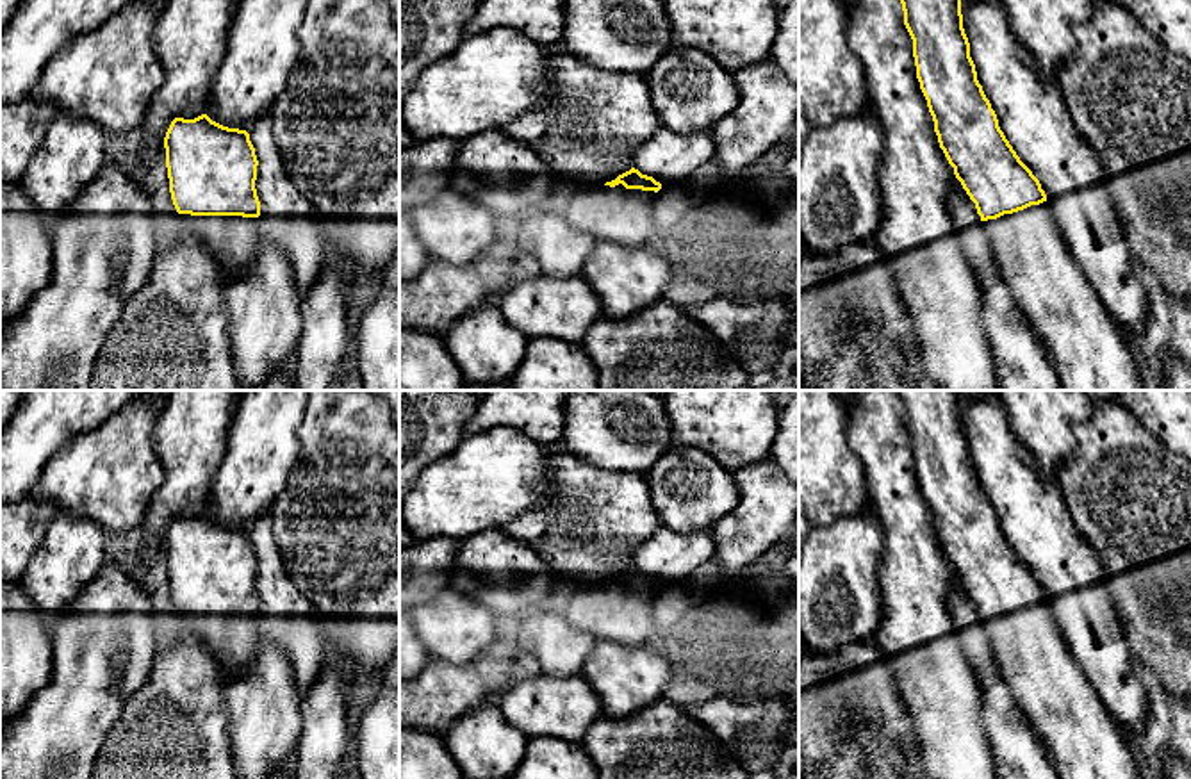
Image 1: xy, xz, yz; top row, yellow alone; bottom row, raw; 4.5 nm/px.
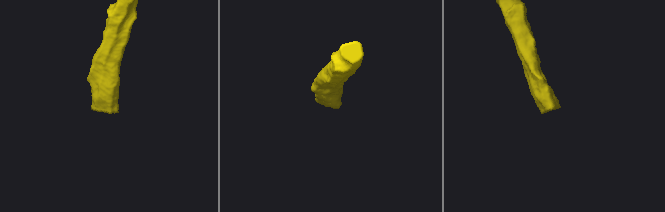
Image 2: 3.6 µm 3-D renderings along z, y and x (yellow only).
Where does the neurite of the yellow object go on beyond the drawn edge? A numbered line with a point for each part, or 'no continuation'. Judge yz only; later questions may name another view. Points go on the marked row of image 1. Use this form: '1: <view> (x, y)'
1: yz (1083, 343)

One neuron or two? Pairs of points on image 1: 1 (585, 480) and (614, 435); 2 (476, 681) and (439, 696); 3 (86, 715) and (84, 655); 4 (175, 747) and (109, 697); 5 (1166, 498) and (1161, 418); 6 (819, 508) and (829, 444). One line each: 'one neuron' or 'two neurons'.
1: two neurons
2: one neuron
3: one neuron
4: two neurons
5: two neurons
6: one neuron

